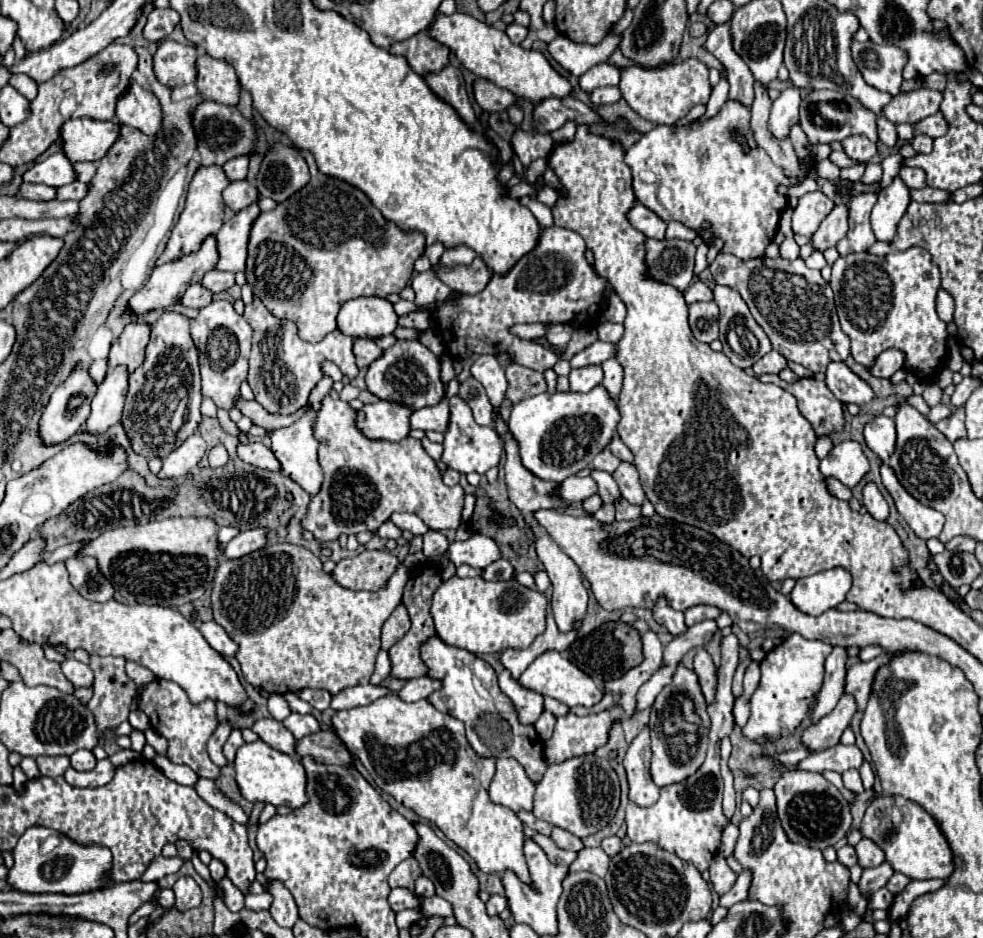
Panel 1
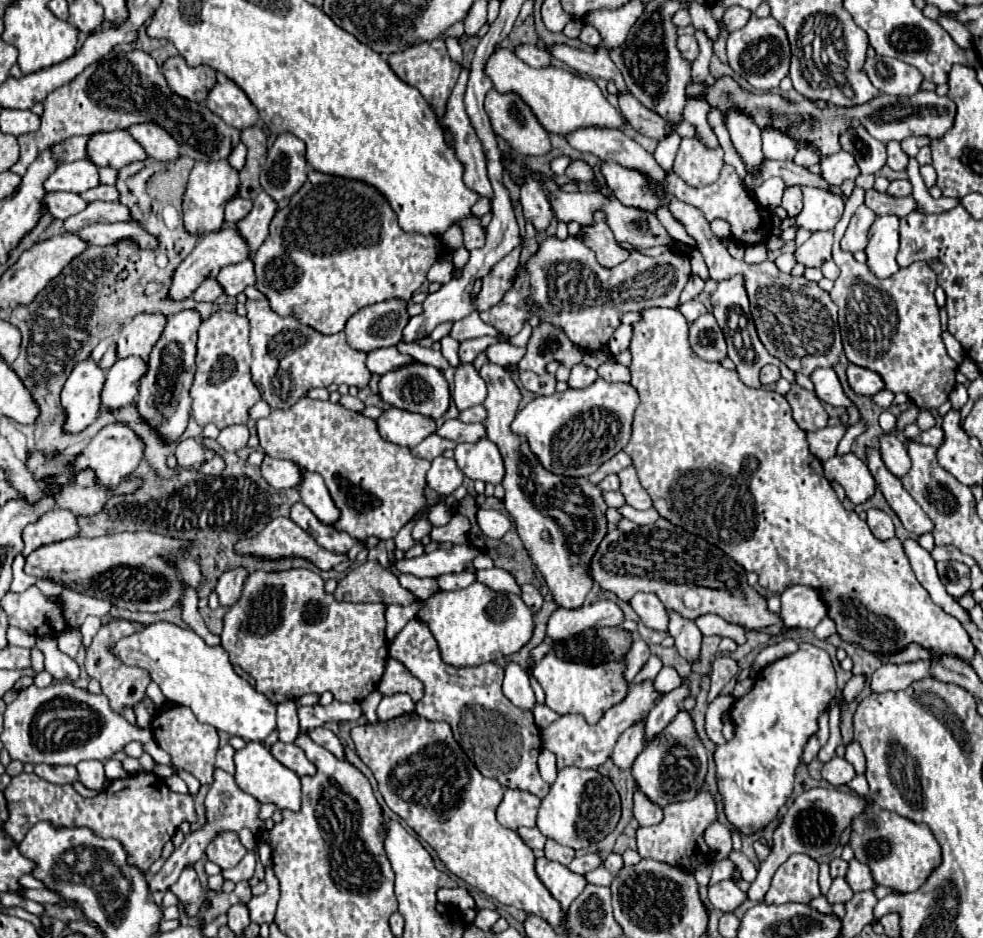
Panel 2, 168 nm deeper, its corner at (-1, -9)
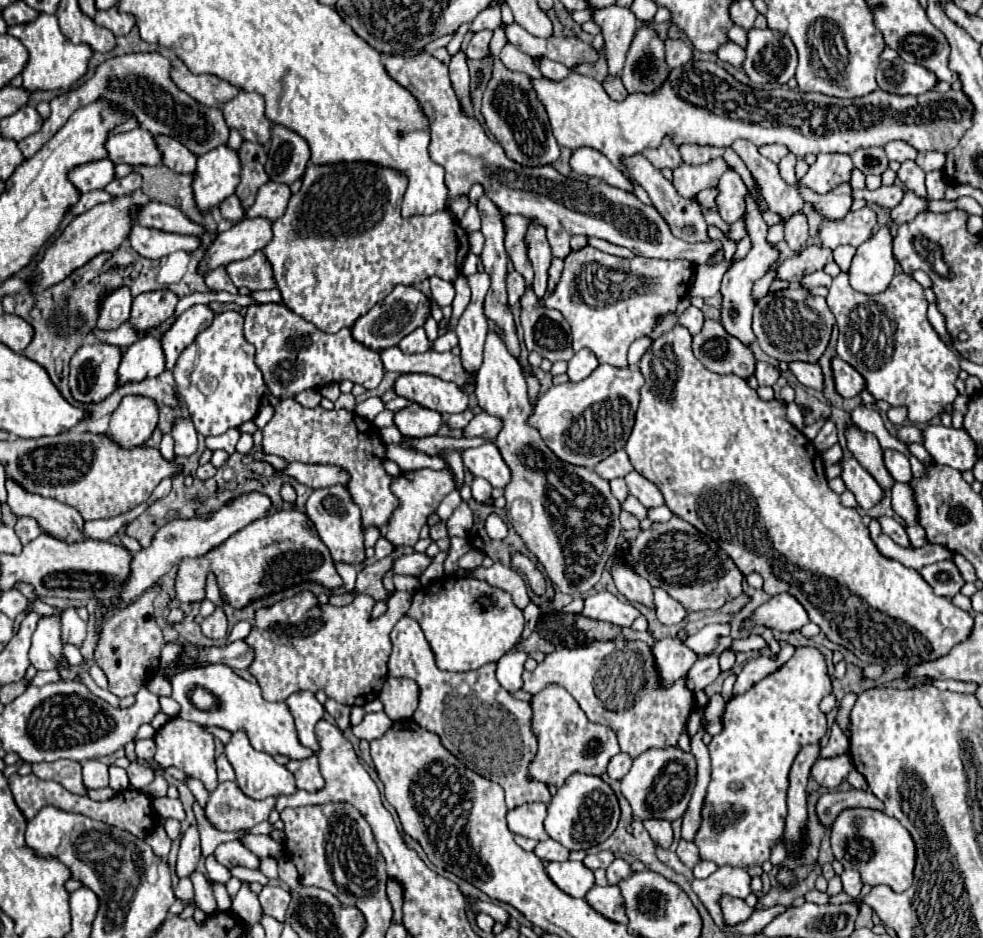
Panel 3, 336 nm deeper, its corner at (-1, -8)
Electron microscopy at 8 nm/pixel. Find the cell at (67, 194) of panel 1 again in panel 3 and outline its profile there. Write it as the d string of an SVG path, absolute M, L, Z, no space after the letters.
M131 172L129 176L125 176L121 180L109 182L103 190L109 192L113 198L117 198L117 194L133 194L135 190L139 190L139 186L141 186L141 176L135 174L135 172Z

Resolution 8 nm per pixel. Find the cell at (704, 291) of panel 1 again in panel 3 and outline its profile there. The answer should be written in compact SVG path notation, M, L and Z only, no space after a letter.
M689 306L681 316L679 316L679 324L681 326L685 326L691 334L697 334L699 330L701 330L701 326L703 326L703 312L699 310L699 308L695 308L695 306Z

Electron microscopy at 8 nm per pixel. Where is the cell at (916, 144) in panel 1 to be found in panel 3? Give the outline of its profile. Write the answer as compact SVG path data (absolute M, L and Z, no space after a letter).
M919 152L917 160L915 160L925 172L929 170L941 170L945 164L945 154L941 152Z

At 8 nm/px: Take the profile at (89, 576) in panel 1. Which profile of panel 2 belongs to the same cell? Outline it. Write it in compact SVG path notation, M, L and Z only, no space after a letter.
M65 589L61 593L59 603L61 603L61 611L63 611L67 625L71 625L71 627L81 627L85 617L89 617L89 615L105 617L111 609L109 601L89 599L89 595L77 595L75 591L69 591L69 589Z

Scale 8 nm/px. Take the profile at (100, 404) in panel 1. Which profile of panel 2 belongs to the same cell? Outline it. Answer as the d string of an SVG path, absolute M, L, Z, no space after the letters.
M141 357L117 359L107 371L107 381L101 393L101 411L113 411L135 401L139 395L139 381L147 373L147 361Z

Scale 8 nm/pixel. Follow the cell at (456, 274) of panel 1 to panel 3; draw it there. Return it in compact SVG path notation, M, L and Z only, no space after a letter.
M511 270L507 274L507 296L509 296L509 306L513 306L515 302L519 302L519 298L525 294L525 280L521 278L521 274L517 274L515 270Z

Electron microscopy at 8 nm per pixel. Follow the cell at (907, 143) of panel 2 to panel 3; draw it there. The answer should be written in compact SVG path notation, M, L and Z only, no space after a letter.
M901 140L889 142L885 146L885 152L887 152L889 160L897 160L897 162L905 162L905 160L915 160L917 158L917 150L913 150L913 146L909 146L907 142L901 142Z

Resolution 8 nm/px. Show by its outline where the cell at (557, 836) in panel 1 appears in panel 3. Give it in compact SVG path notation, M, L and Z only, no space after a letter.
M551 838L545 840L545 842L539 842L537 848L535 848L535 854L537 854L541 860L545 860L545 862L553 862L553 860L563 862L563 860L569 858L569 850L567 850L563 844L559 844L559 842L551 840Z

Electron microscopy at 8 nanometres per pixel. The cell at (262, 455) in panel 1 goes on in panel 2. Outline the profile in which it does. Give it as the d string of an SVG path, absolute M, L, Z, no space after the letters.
M265 457L263 465L261 465L261 473L265 475L265 481L277 489L299 487L299 483L303 479L303 471L297 463L273 459L273 457Z

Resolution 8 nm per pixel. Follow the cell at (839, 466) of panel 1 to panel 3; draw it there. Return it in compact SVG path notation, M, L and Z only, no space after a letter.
M855 458L841 460L841 480L845 482L847 490L851 490L855 494L855 498L863 510L873 508L883 498L881 486Z

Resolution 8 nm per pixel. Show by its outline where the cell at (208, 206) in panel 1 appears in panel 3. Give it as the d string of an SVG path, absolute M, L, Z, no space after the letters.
M219 146L197 158L193 174L193 198L197 208L207 214L231 196L239 182L241 164L237 152L229 146Z

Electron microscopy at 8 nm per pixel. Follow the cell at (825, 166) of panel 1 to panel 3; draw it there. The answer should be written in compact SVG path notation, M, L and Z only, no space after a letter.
M899 184L881 186L877 190L852 190L853 199L864 199L868 203L879 204L883 208L895 208L903 198L903 188Z

